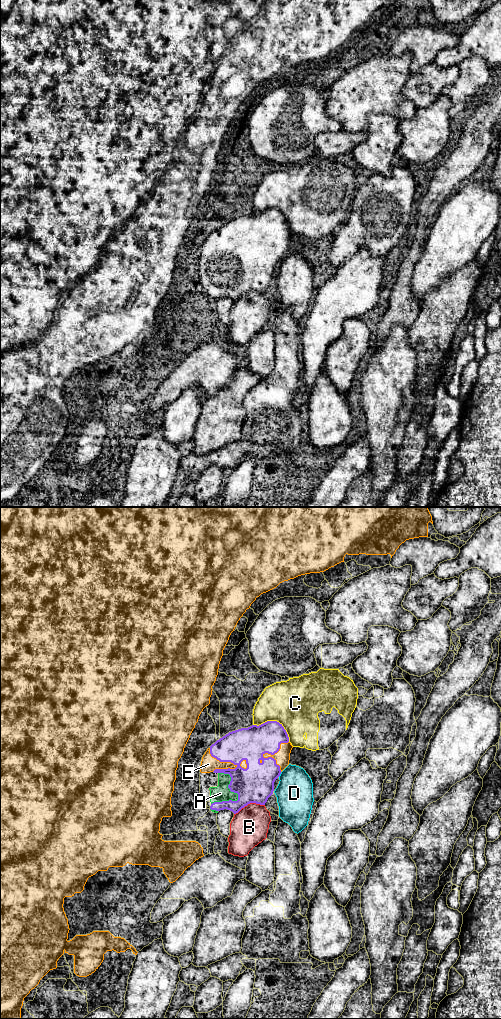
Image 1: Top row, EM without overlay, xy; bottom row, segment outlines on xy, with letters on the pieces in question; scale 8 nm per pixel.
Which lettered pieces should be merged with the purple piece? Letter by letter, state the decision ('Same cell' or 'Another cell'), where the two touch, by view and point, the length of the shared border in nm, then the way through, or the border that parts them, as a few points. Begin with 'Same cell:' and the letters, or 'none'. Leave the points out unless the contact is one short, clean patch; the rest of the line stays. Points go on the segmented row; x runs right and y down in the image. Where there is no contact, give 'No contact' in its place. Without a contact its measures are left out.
Same cell: A
A: Same cell. Touches purple at xy (238, 798). Shared border 300 nm
B: Another cell. Touches purple at xy (249, 803). Shared border 260 nm
C: Another cell. Touches purple at xy (275, 721). Shared border 320 nm
D: Another cell. Touches purple at xy (280, 773). Shared border 50 nm. Boundary: xy (281, 772), (278, 776)
E: Another cell. Touches purple at xy (221, 761). Shared border 280 nm

